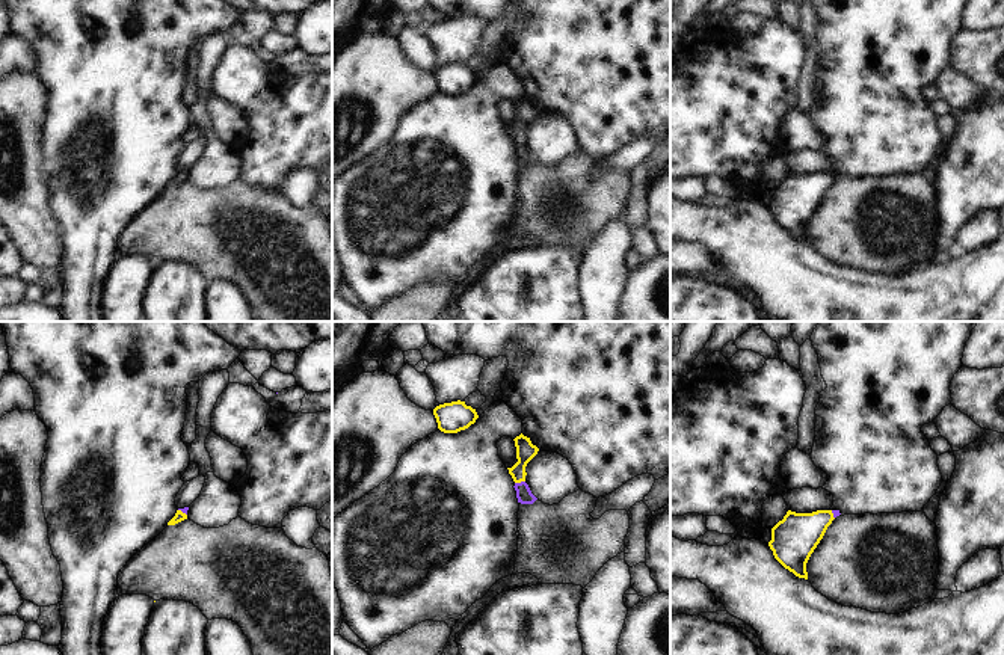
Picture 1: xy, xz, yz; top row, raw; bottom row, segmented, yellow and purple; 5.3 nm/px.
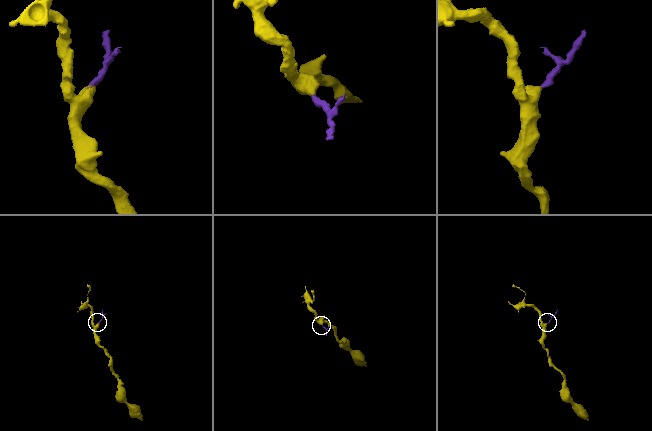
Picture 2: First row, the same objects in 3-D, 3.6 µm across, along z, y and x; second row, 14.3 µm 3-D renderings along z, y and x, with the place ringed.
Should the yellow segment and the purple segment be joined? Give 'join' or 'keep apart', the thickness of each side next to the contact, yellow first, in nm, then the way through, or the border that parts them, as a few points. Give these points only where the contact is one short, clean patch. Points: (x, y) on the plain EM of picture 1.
join; 100 nm thick on the yellow side, 90 nm on the other; runs through xz (526, 112), (520, 127), (520, 144), (524, 157)

